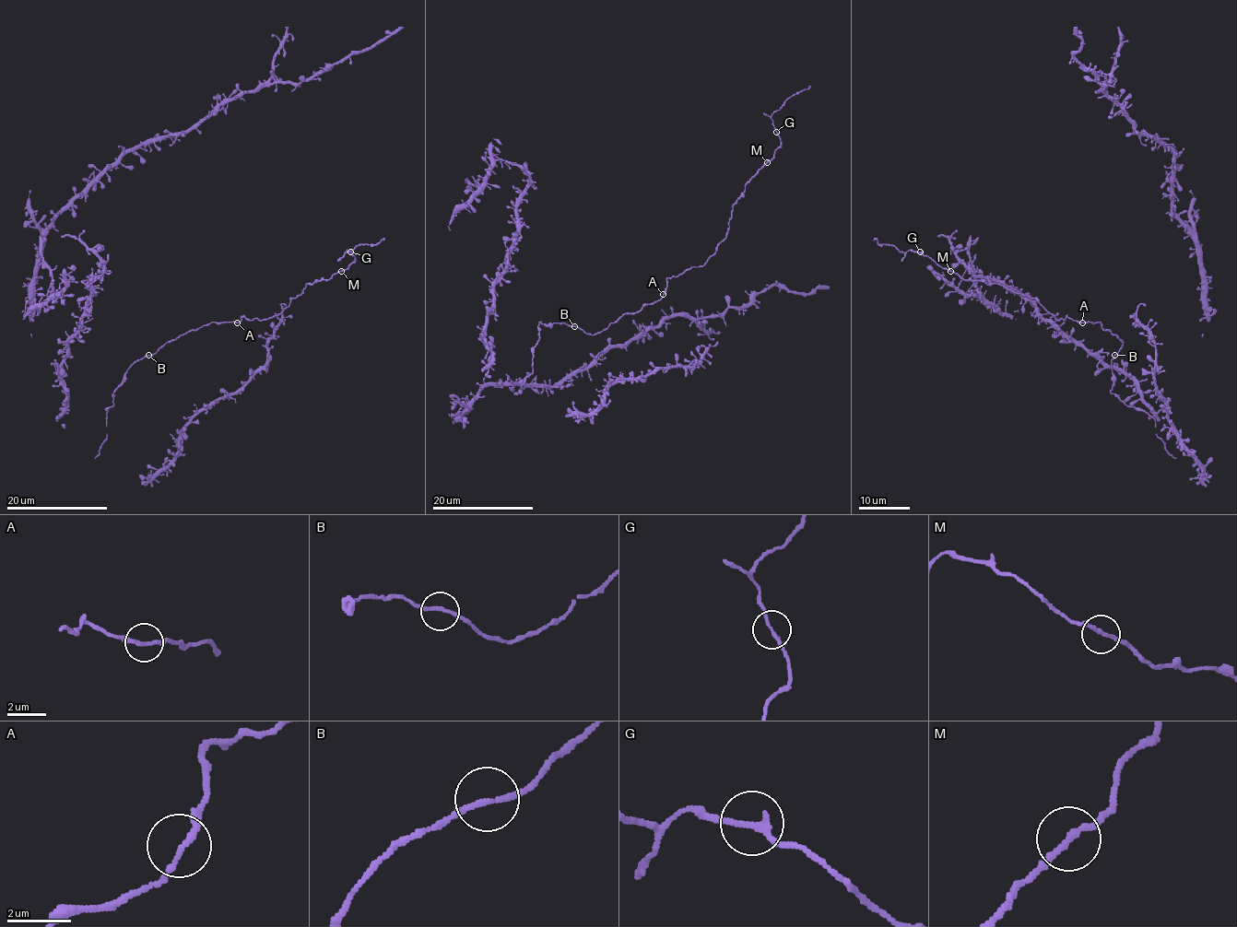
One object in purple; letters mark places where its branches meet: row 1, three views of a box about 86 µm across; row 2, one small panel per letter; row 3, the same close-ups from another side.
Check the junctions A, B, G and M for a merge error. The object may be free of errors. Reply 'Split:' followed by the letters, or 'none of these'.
Split: none of these

